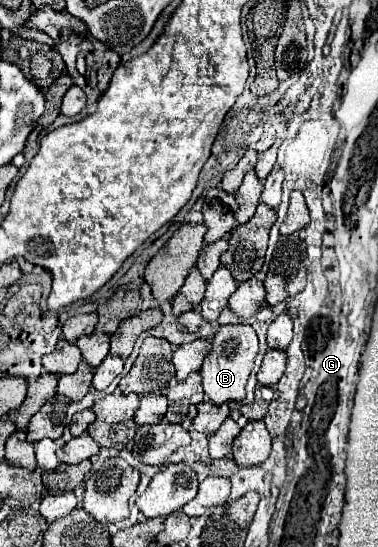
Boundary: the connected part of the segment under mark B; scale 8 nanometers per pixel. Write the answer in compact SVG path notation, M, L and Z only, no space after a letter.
M226 324L220 326L212 340L212 352L204 358L202 364L202 384L206 396L214 404L224 404L228 400L242 400L246 396L246 380L252 372L254 358L258 354L258 336L248 324Z

